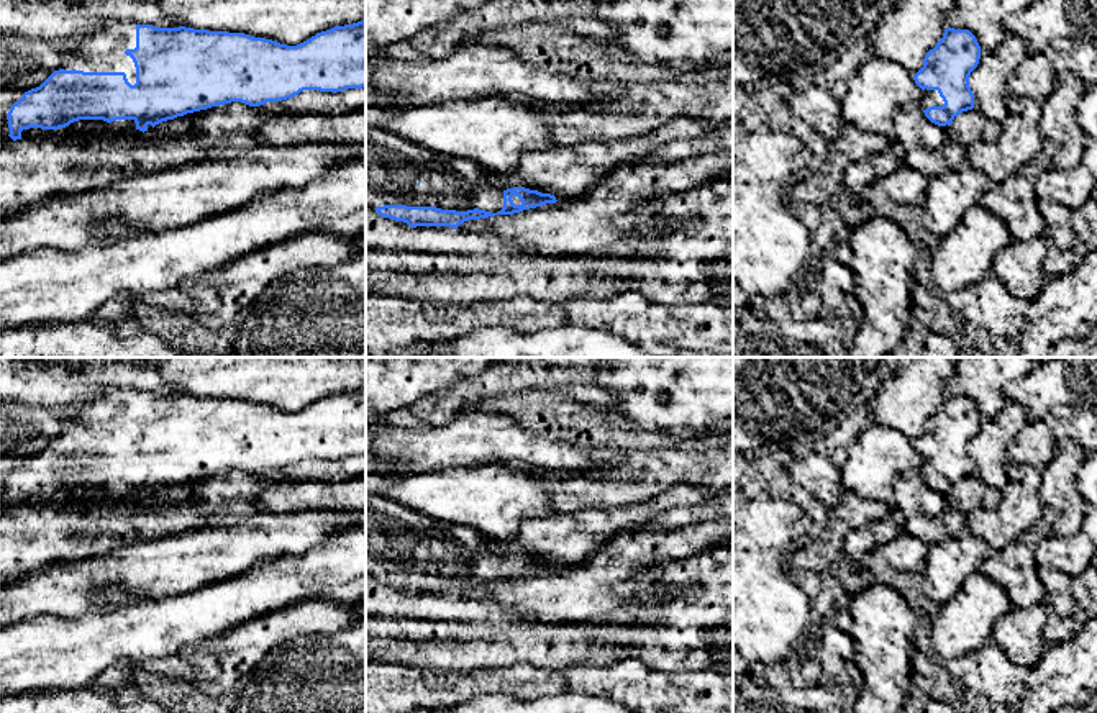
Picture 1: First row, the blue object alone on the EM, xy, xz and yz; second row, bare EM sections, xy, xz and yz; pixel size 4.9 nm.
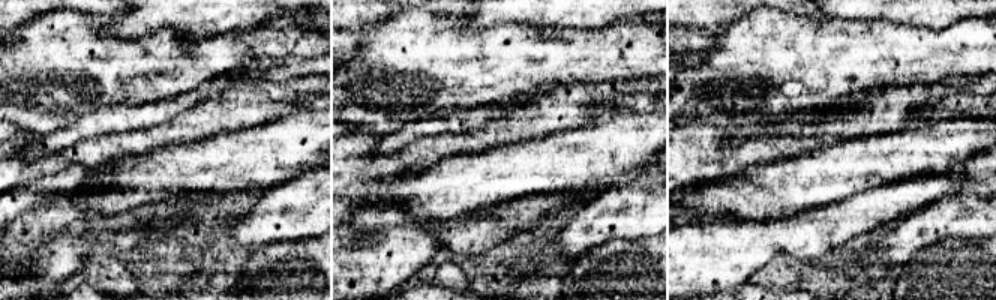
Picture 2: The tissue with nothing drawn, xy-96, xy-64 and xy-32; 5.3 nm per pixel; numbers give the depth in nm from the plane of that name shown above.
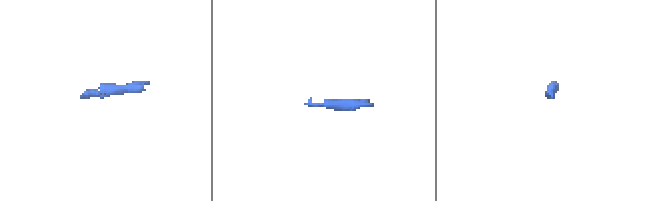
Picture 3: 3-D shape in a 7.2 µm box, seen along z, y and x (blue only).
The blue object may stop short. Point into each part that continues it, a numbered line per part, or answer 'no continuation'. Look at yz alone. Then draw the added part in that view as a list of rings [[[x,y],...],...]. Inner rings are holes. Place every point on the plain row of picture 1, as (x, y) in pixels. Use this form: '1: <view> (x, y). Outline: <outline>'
1: yz (930, 464). Outline: [[[923,457],[923,465],[922,465],[922,475],[923,477],[926,477],[926,475],[930,475],[930,474],[933,474],[933,472],[936,472],[936,474],[943,474],[945,472],[945,469],[943,469],[943,465],[940,464],[940,461],[938,461],[938,457]]]

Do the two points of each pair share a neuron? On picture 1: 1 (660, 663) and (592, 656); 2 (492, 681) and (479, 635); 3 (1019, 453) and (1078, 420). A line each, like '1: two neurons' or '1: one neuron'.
1: one neuron
2: two neurons
3: one neuron

